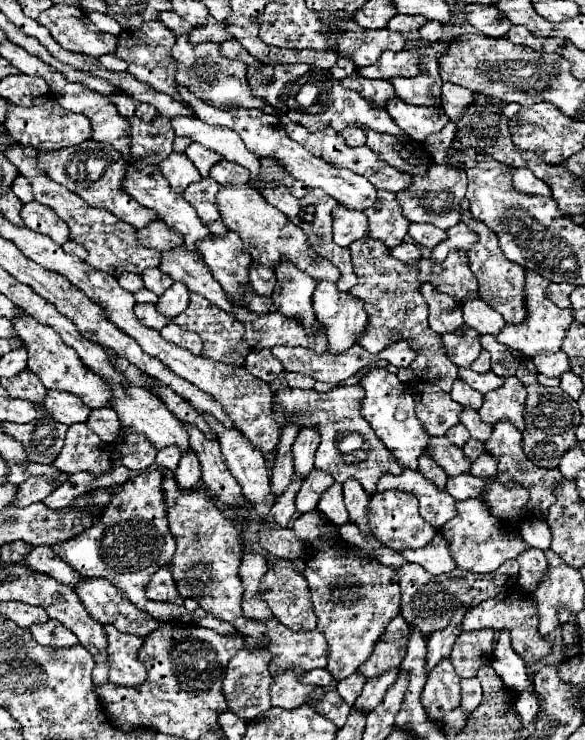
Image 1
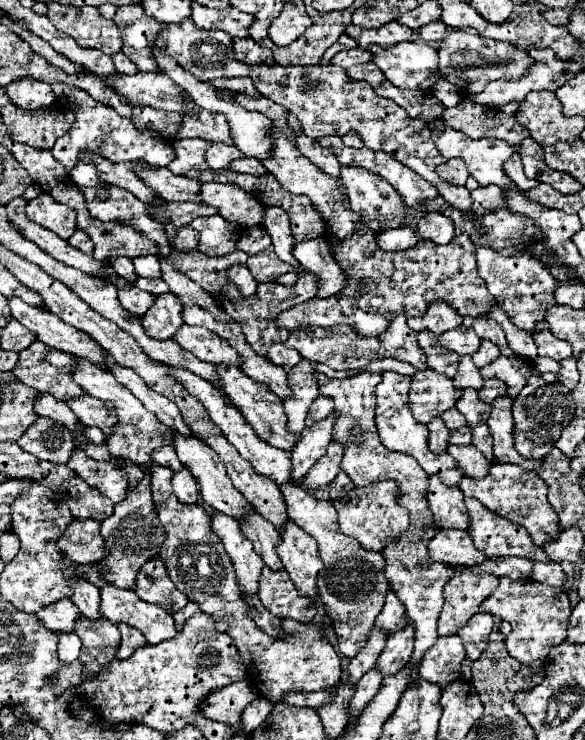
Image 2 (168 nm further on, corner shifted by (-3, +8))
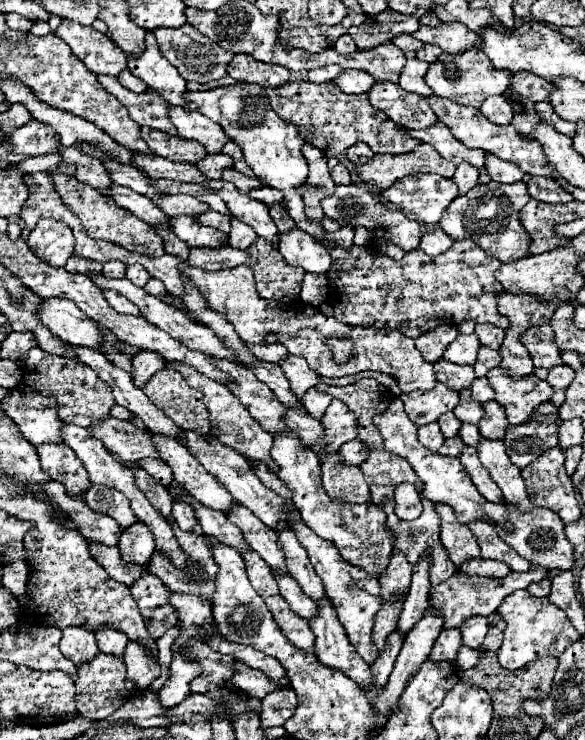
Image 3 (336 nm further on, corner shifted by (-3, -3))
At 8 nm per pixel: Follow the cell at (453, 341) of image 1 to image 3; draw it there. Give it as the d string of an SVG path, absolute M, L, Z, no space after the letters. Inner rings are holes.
M459 334L449 346L447 346L447 352L443 354L445 360L449 362L455 362L455 364L467 364L467 366L473 366L475 360L477 360L477 350L479 350L479 338L475 334L471 336L465 336L465 334Z

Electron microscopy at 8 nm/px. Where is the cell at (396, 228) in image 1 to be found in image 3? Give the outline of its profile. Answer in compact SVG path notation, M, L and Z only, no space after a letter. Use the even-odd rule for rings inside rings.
M343 164L335 166L331 170L331 176L333 176L333 182L335 184L351 184L351 176L349 176L349 172L347 172L347 168Z

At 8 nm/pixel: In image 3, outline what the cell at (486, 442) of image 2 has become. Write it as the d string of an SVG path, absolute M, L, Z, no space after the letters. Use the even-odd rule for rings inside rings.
M463 424L461 430L459 430L459 436L461 436L461 440L463 440L467 446L473 446L473 448L479 446L481 434L479 434L479 428L477 428L475 424Z

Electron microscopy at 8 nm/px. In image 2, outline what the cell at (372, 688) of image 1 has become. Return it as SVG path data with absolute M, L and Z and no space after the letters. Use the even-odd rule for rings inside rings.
M407 619L405 629L395 631L387 637L387 645L385 645L381 657L377 659L377 667L381 669L383 677L397 673L411 659L413 641L415 641L415 629L413 629L411 621Z

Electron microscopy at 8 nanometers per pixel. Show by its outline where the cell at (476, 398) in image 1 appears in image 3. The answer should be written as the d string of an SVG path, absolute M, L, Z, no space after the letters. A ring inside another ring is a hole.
M447 360L435 362L435 374L437 374L439 382L447 384L455 392L461 392L463 388L471 388L471 384L475 380L473 366L459 366L459 364L453 364Z

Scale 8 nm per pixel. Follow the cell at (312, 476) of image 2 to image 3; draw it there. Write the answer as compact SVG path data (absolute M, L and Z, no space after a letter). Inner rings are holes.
M351 440L339 448L339 456L341 456L343 464L357 466L367 458L367 448L359 440Z

